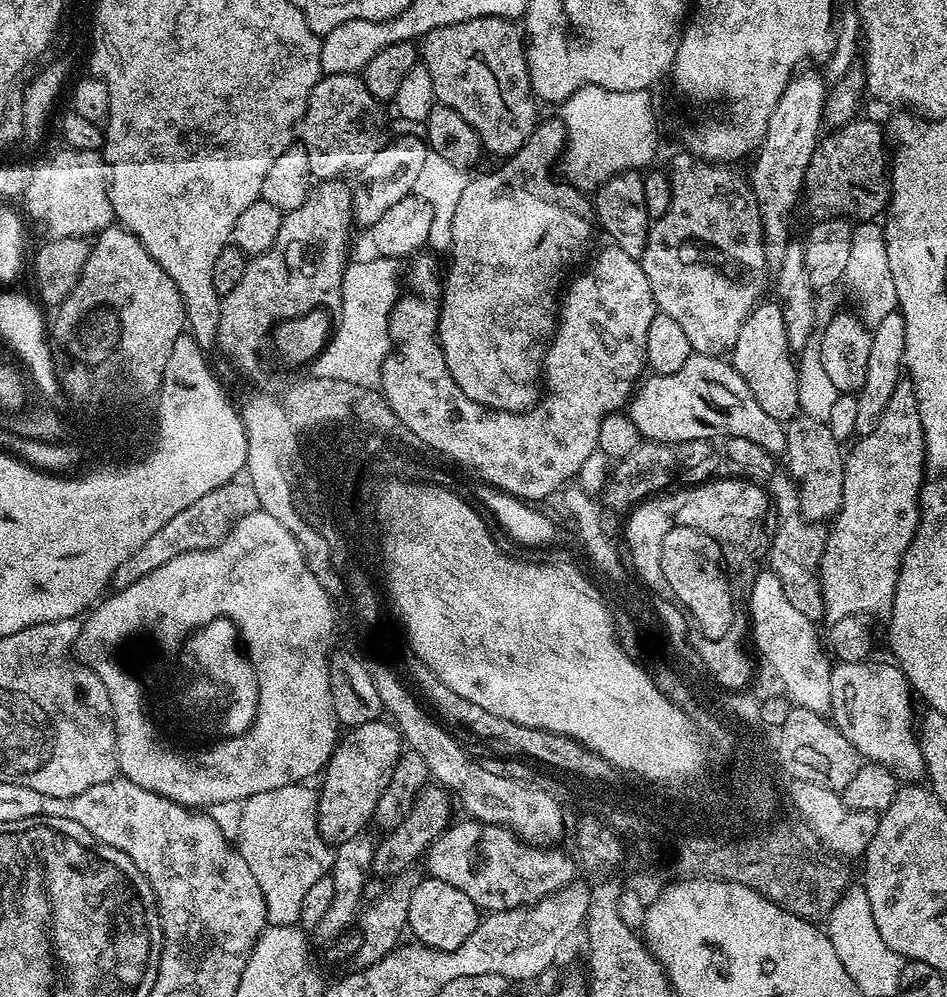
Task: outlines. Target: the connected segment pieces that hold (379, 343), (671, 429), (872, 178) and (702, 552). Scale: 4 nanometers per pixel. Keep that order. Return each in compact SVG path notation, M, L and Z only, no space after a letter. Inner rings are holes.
M387 258L375 259L368 260L365 264L352 262L345 268L340 287L342 302L338 309L340 325L338 323L335 325L323 352L310 364L310 375L314 378L334 378L357 384L369 390L379 389L384 360L394 347L392 335L388 333L388 318L392 309L396 307L396 301L402 292L400 289L400 284L402 288L402 268L400 272L401 265L397 261Z
M693 354L682 365L682 370L649 377L635 389L626 408L627 416L634 426L638 426L644 440L684 446L687 440L741 436L750 438L750 442L758 442L758 446L767 452L780 454L785 451L785 425L770 418L770 414L758 406L754 394L750 394L750 386L742 382L742 374L735 372L727 359Z
M857 118L821 139L804 175L802 189L803 203L808 203L813 221L847 218L852 222L872 222L887 209L889 199L890 152L881 125L879 128L872 120Z
M671 528L666 538L662 538L662 574L676 604L683 610L696 612L708 636L720 636L728 628L728 612L732 612L728 603L734 599L733 585L724 567L724 549L710 534L693 528Z

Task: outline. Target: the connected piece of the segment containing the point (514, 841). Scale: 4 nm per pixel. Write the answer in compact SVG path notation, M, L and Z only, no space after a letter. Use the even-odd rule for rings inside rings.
M463 818L444 829L426 849L426 872L433 880L450 882L485 913L525 908L577 879L576 864L560 846L537 846L498 824Z

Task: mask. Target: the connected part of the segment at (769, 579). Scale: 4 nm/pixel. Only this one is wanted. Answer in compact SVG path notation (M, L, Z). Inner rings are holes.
M760 570L757 571L756 577L750 584L750 591L747 593L746 599L746 608L750 613L750 636L751 639L756 639L756 648L760 651L760 656L762 659L768 663L768 668L773 672L774 675L780 679L780 684L782 687L783 695L787 696L789 700L792 701L793 705L797 708L805 708L806 710L810 710L811 712L818 712L821 714L831 713L832 710L832 699L830 698L830 674L833 670L833 665L831 663L828 664L828 660L830 661L829 653L826 651L825 645L822 643L822 636L816 633L817 625L810 618L806 618L806 614L801 614L797 608L789 602L786 598L786 590L782 590L782 582L778 582L778 578L776 575L772 573L770 570Z

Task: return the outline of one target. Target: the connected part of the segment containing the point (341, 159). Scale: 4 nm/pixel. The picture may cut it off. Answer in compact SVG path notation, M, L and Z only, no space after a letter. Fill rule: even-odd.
M359 75L324 76L308 97L304 117L298 125L298 143L306 150L306 158L310 158L313 166L332 164L336 171L333 173L351 173L384 147L384 108L385 105L366 90Z

